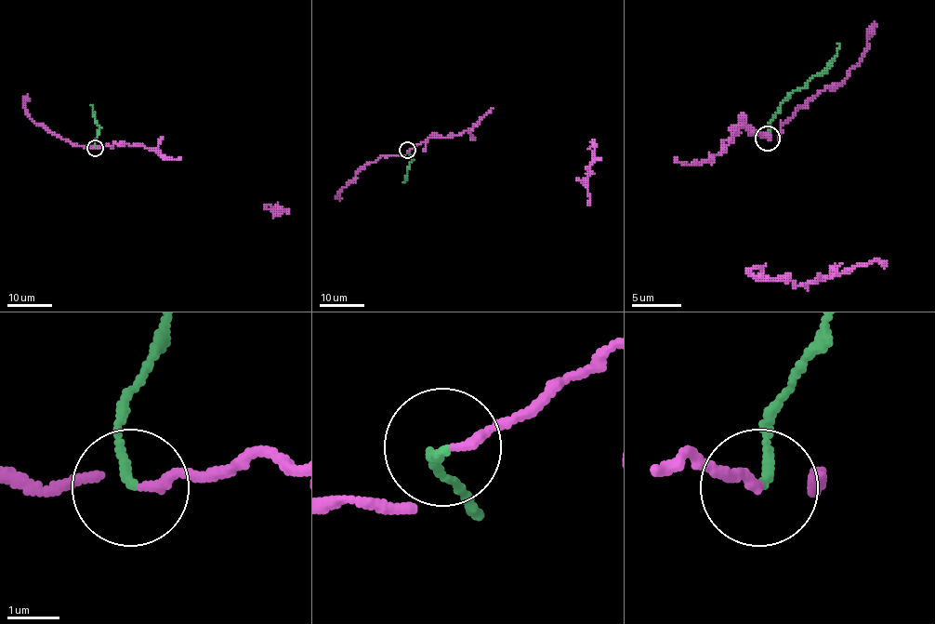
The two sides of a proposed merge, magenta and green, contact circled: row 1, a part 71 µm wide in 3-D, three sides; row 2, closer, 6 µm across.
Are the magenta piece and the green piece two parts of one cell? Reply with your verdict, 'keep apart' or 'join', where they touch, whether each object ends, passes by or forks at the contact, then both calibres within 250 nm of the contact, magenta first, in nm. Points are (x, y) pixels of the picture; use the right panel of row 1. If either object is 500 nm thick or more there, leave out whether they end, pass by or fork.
keep apart; place (768, 138); magenta passes by; green ends; calibres 120 and 170 nm

